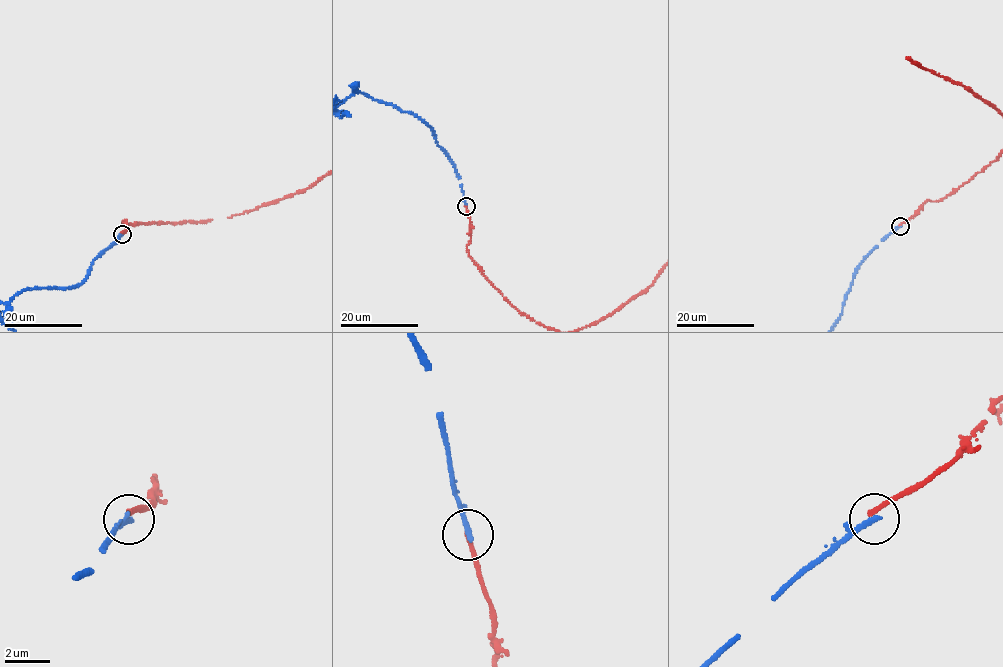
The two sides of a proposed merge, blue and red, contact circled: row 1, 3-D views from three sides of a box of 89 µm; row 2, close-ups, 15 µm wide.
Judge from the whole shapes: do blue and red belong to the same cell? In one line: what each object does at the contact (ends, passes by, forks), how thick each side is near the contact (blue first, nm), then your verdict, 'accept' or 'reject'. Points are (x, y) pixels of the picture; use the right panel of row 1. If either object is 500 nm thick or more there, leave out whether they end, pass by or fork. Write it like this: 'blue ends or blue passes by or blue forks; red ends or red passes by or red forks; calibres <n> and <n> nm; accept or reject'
blue ends; red ends; calibres 280 and 220 nm; reject

